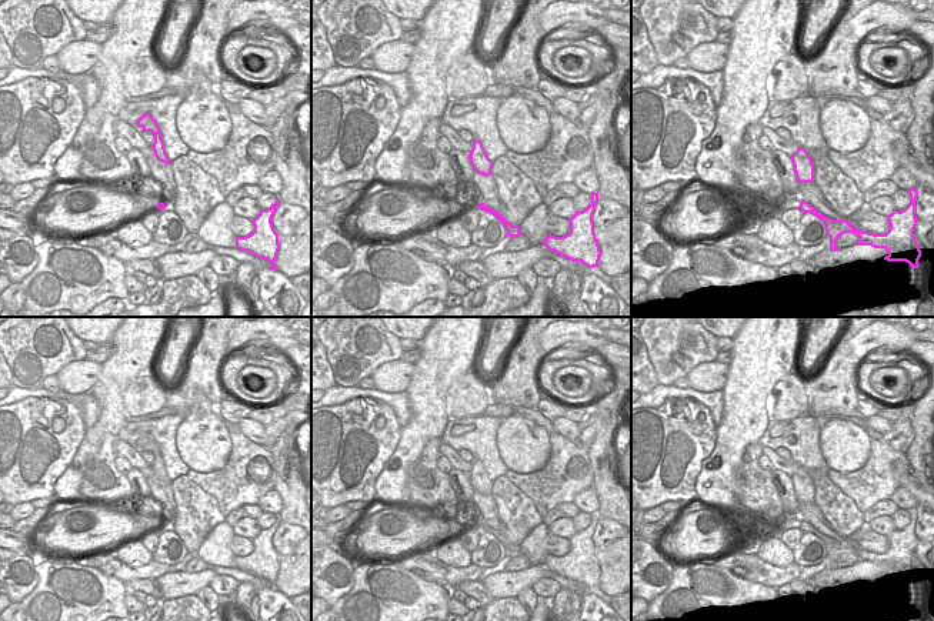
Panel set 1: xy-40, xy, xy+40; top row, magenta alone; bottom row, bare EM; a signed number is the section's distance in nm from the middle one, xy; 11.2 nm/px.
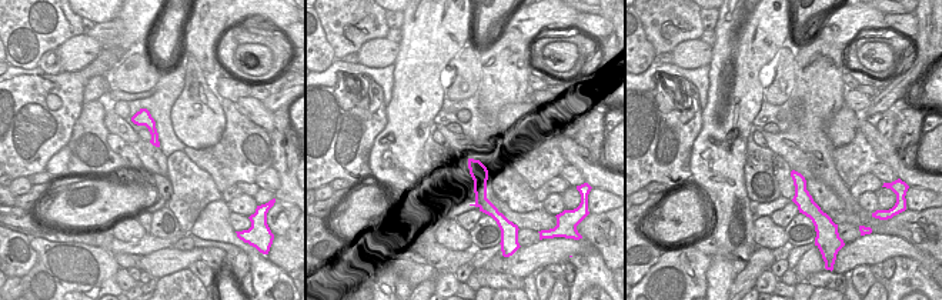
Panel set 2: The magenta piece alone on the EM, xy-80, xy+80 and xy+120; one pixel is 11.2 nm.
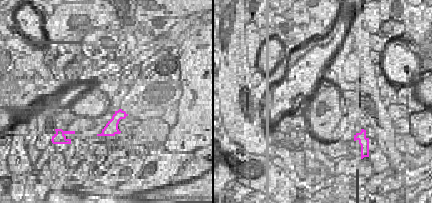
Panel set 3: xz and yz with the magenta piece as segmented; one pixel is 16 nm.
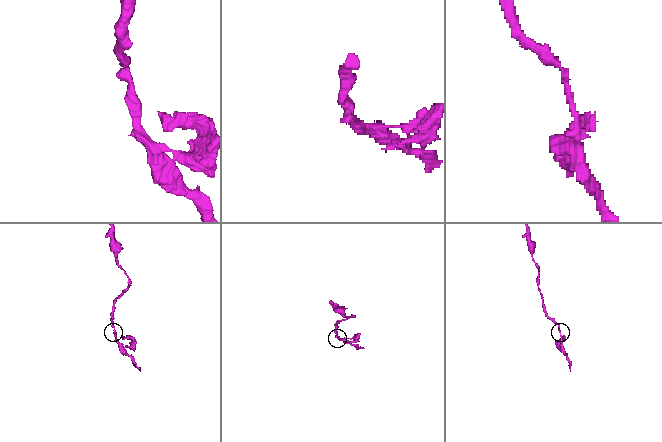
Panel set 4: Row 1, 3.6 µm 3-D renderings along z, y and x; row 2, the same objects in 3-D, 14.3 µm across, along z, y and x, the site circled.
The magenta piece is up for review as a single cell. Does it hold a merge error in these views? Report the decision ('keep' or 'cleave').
cleave

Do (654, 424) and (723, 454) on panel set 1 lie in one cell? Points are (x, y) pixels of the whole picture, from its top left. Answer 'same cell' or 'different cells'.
different cells

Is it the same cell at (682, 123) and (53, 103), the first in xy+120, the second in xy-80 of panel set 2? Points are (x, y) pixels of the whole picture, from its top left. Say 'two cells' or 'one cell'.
two cells

